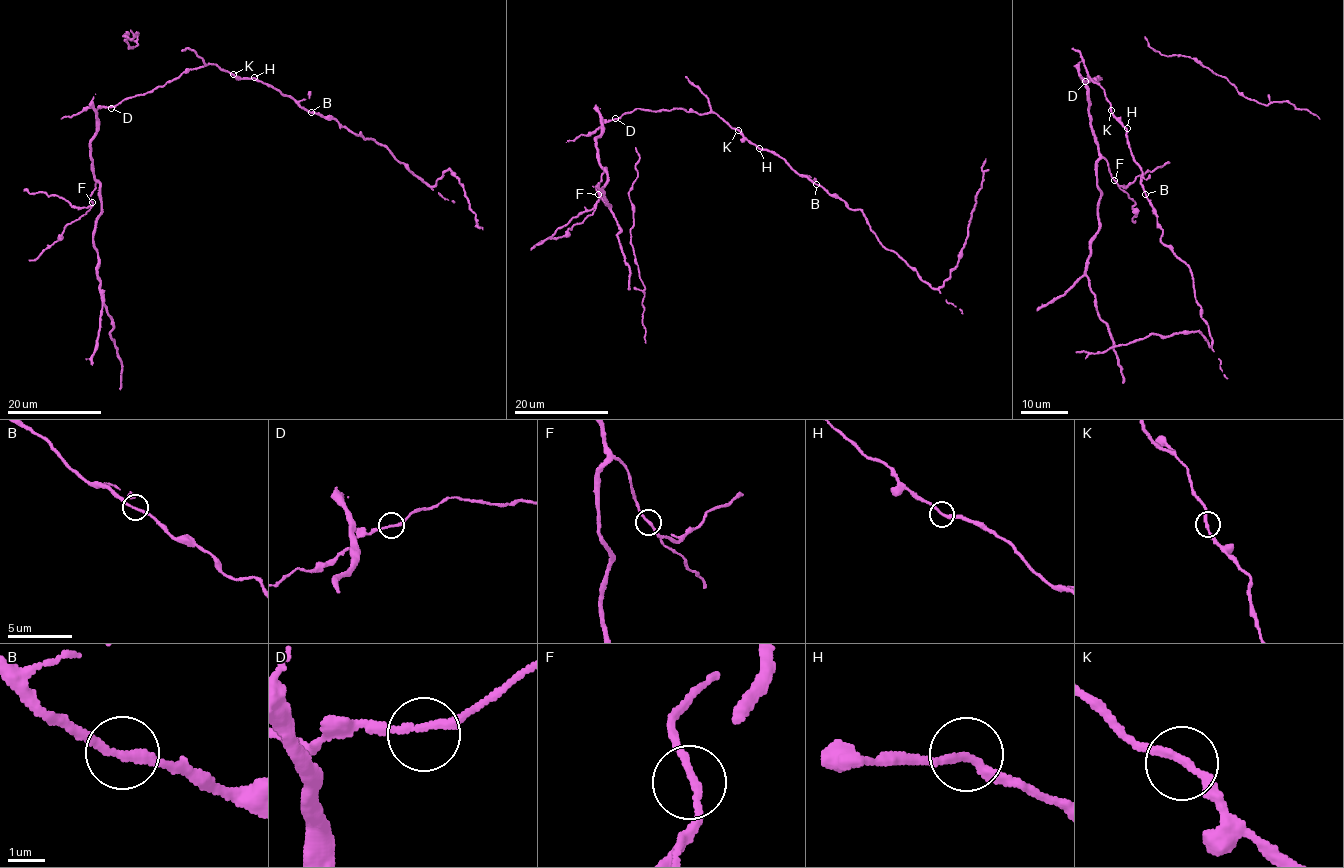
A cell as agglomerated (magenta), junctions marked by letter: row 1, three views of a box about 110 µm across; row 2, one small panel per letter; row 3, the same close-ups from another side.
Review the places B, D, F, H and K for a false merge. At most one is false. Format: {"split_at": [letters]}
{"split_at": []}

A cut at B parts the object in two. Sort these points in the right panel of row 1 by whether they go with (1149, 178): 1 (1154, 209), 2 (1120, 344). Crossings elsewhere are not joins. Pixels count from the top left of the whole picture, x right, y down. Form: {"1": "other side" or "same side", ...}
{"1": "other side", "2": "other side"}

